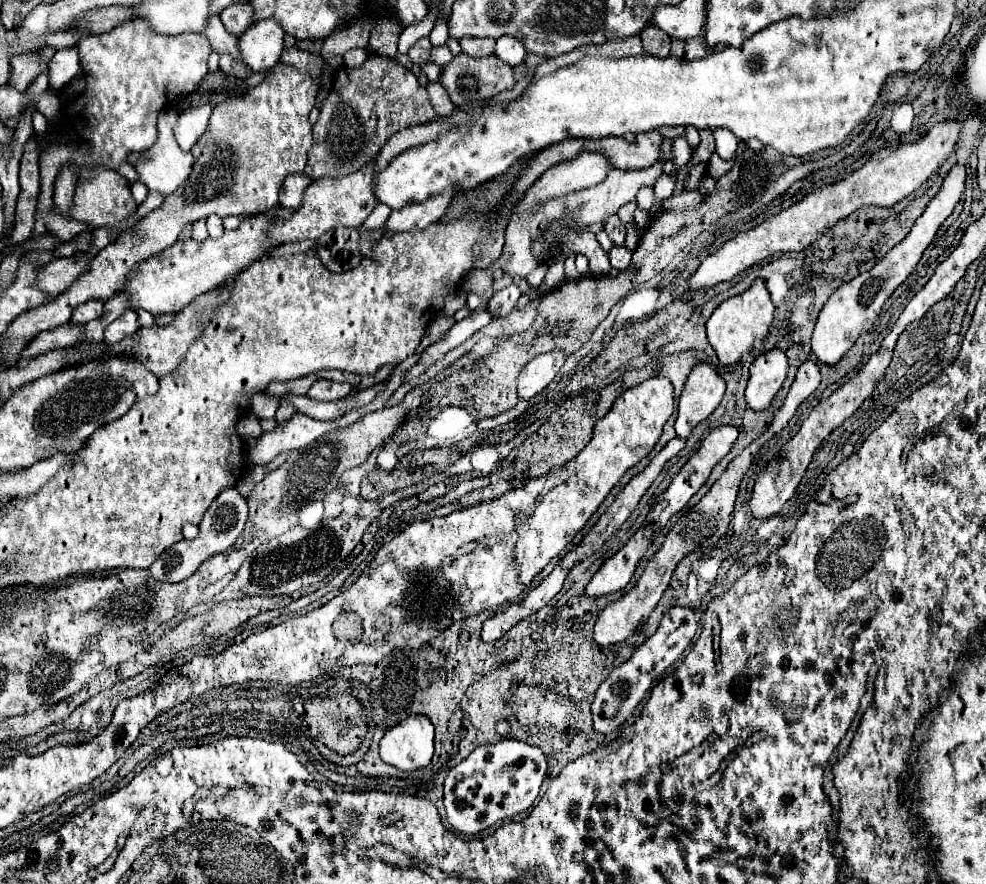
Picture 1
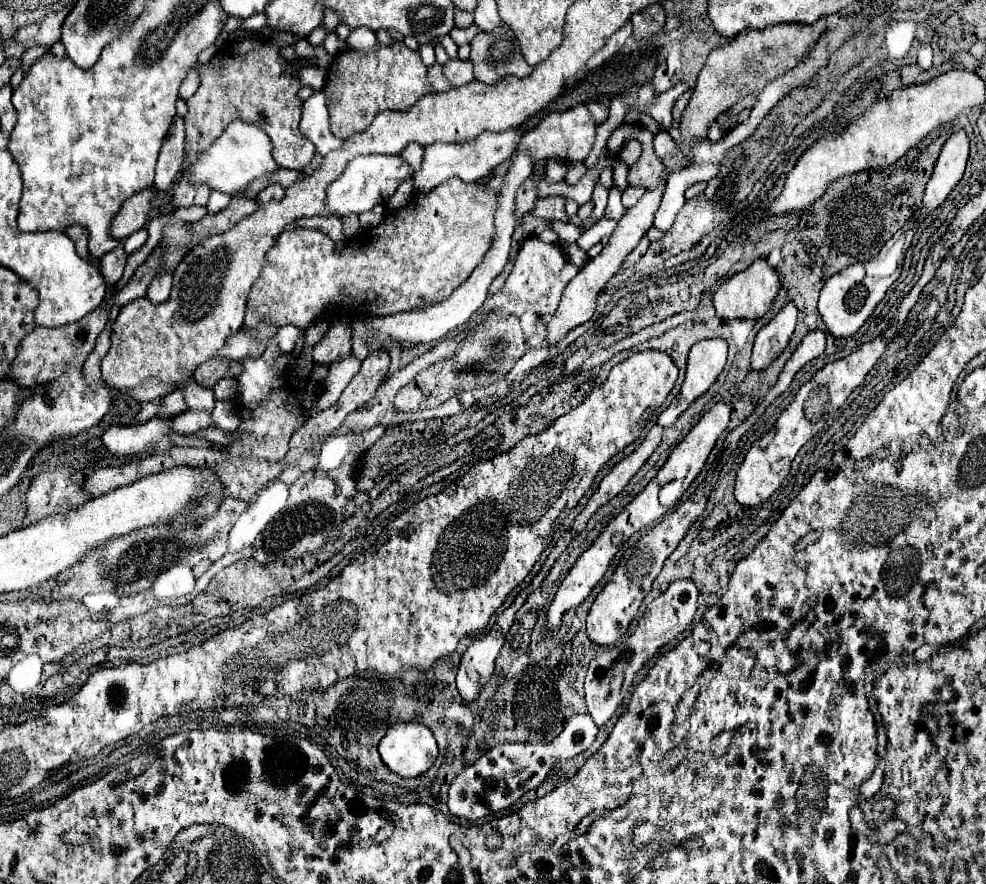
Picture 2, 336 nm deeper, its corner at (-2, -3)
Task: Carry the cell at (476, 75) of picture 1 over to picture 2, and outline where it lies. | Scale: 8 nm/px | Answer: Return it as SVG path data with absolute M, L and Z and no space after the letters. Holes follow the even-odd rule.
M502 24L492 34L480 32L470 42L470 62L474 64L474 80L494 86L508 76L526 78L532 74L532 66L522 60L518 42L510 28Z

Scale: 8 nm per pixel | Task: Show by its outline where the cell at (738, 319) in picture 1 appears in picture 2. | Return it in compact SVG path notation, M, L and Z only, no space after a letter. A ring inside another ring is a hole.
M756 260L748 270L734 274L716 290L716 294L714 294L716 314L724 322L742 320L742 318L760 320L772 308L776 294L778 294L778 274L766 264L766 260Z

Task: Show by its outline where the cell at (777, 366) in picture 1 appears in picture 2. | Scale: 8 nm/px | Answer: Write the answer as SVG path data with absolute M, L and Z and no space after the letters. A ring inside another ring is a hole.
M786 304L776 314L776 318L756 334L752 348L752 370L764 370L784 352L794 334L796 316L798 316L796 306Z

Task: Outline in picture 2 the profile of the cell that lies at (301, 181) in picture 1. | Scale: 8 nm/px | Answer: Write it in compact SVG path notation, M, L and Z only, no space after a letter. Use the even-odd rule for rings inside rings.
M270 184L258 194L258 202L270 202L270 200L282 200L284 198L284 188L280 184Z

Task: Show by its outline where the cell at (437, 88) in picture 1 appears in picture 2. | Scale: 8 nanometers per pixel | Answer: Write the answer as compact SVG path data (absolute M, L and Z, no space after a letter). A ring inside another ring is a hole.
M448 60L444 64L444 76L450 82L450 88L460 88L464 84L470 84L474 80L472 76L472 64L462 60Z

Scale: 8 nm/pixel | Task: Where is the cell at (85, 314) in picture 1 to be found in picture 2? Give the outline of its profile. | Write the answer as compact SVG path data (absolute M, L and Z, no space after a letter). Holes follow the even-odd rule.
M120 246L114 252L108 252L106 256L102 256L100 274L102 274L104 282L108 286L114 286L122 278L124 266L126 266L126 256L124 256L124 248L120 248Z

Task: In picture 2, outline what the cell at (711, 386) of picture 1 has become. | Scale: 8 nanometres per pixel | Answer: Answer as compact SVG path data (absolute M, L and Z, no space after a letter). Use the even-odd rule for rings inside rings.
M722 338L700 340L698 344L694 344L694 348L688 354L688 368L682 390L678 398L658 416L660 426L664 428L674 426L680 414L686 412L690 404L716 382L716 378L724 370L726 356L728 356L728 346Z

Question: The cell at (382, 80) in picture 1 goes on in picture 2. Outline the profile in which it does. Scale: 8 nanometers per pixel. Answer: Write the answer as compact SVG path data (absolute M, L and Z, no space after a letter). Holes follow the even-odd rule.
M392 42L388 46L376 46L368 52L346 48L334 56L328 66L324 94L332 134L346 140L356 132L364 132L380 112L410 110L422 96L434 94L434 90L428 82L428 68L422 64L418 52L406 48L404 42Z

